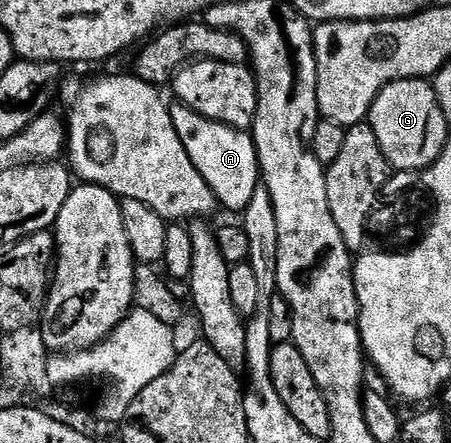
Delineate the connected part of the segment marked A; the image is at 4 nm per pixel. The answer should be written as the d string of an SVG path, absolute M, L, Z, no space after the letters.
M179 102L173 103L171 109L174 130L178 130L178 138L182 138L182 146L186 146L190 162L194 162L198 174L202 174L210 190L214 190L217 203L236 214L243 213L244 208L250 206L250 198L254 198L254 190L262 184L260 163L251 135L247 131L202 118Z

